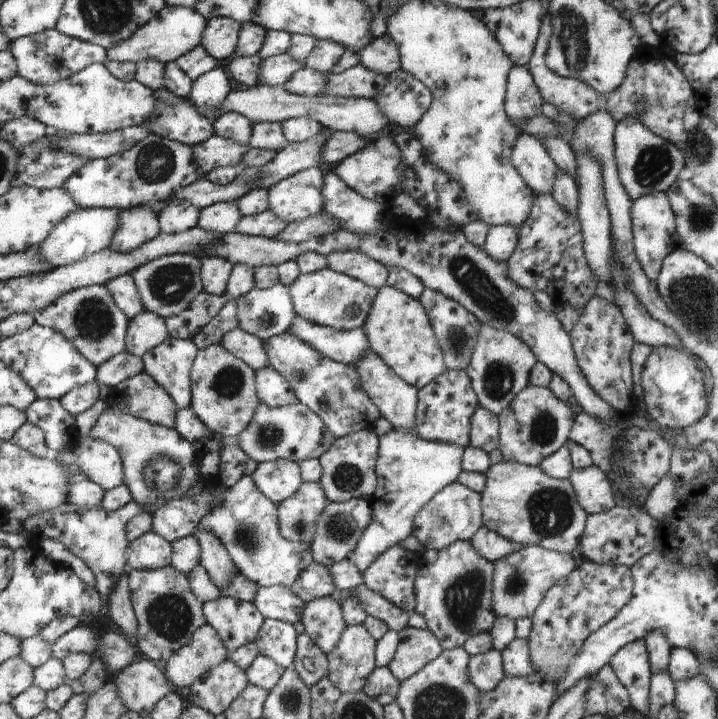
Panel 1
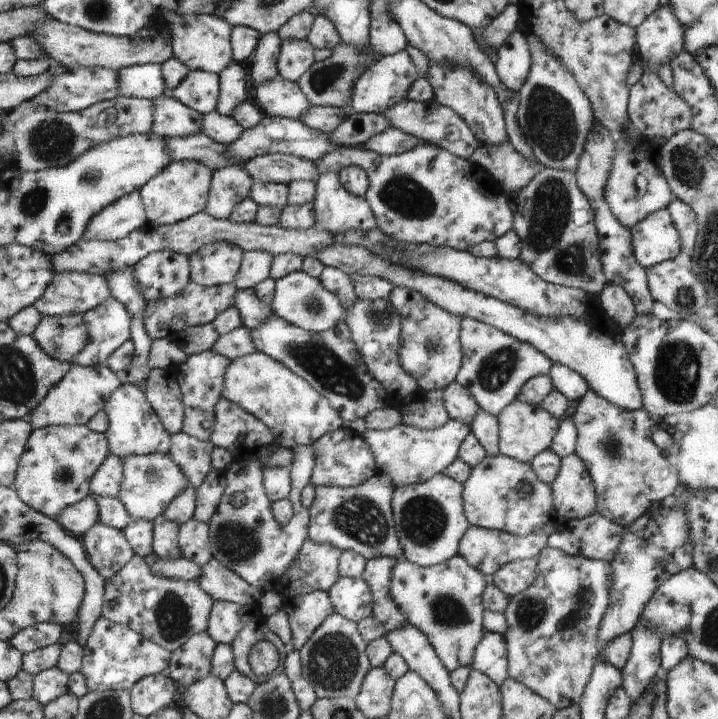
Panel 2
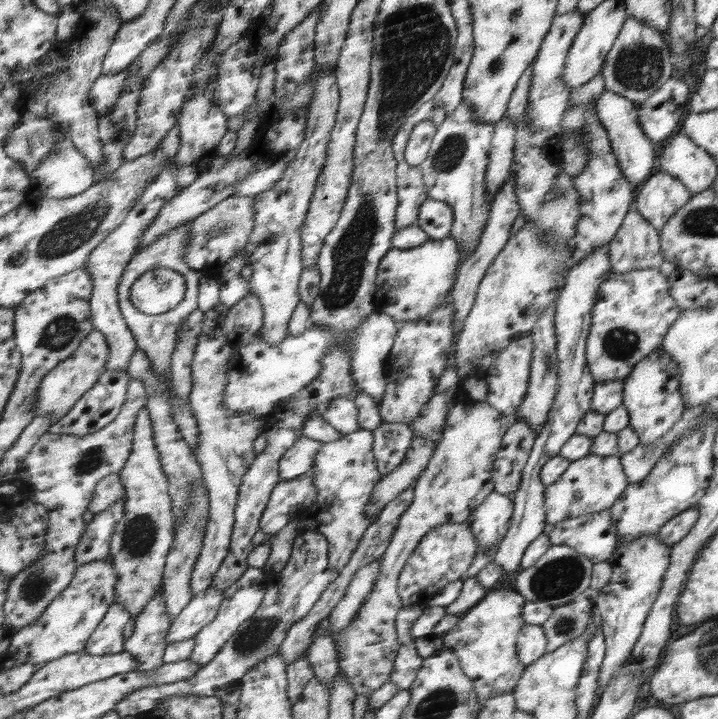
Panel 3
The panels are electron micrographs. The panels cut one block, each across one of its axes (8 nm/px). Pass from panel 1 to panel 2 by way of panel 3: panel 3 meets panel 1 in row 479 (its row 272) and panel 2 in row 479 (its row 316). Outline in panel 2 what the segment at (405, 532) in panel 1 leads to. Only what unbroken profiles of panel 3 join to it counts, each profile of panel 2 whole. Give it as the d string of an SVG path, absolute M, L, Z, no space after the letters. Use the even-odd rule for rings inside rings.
M450 419L444 427L425 430L403 423L390 430L367 430L362 436L371 446L378 462L379 474L386 474L394 488L426 482L440 472L444 472L456 459L467 437L471 435L471 426L463 421Z

